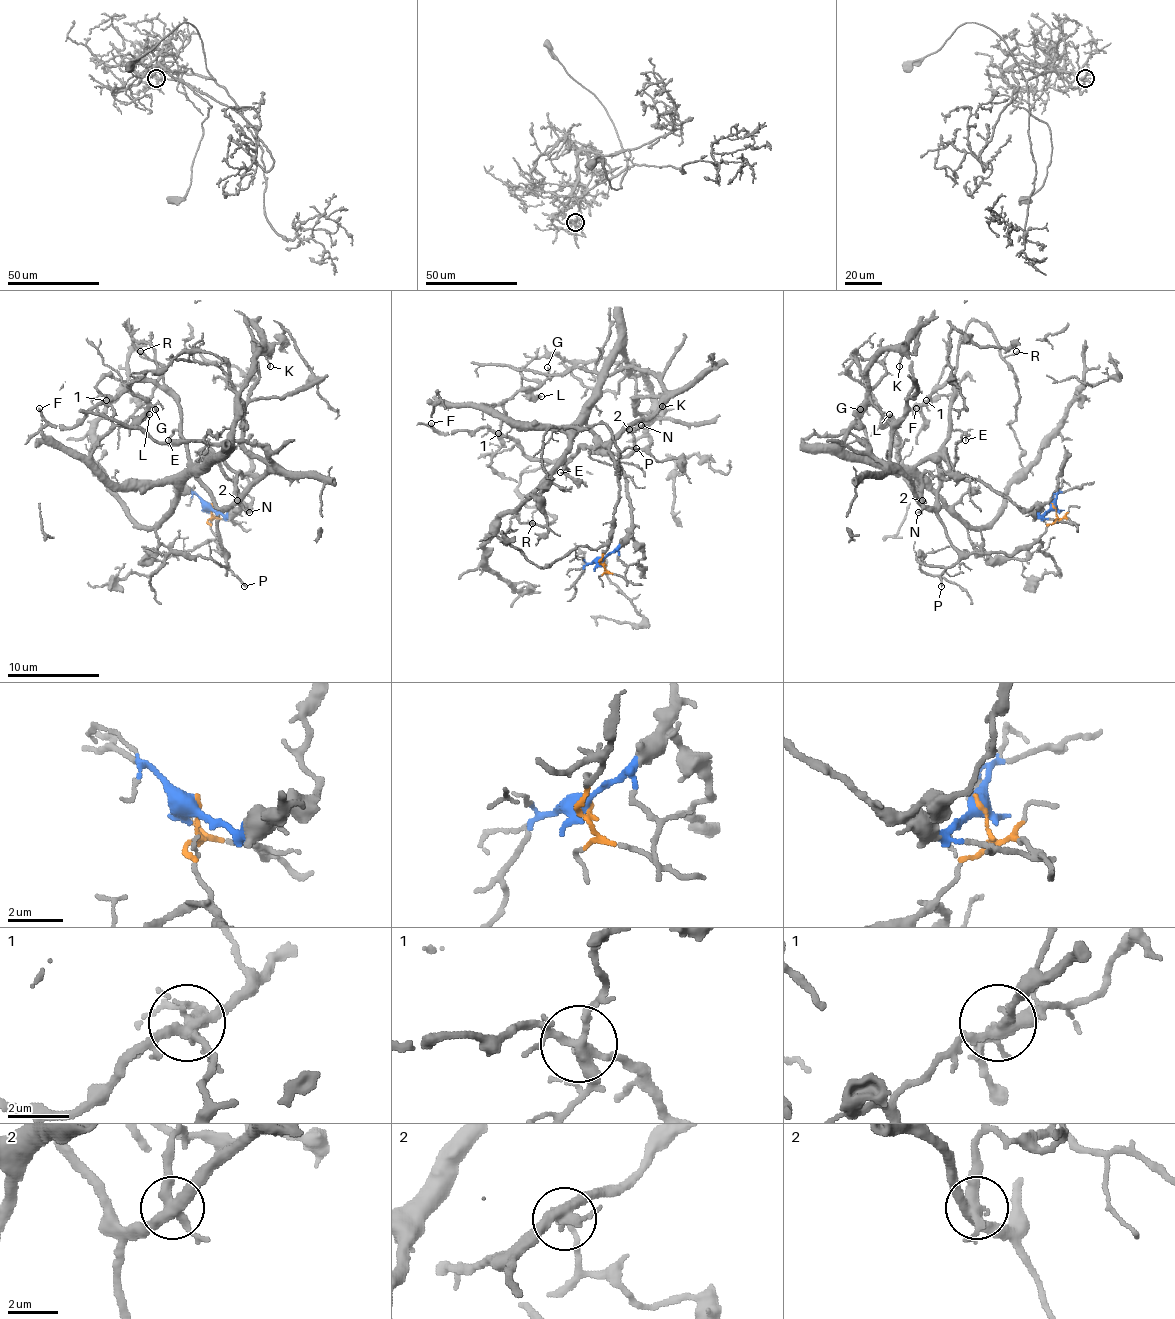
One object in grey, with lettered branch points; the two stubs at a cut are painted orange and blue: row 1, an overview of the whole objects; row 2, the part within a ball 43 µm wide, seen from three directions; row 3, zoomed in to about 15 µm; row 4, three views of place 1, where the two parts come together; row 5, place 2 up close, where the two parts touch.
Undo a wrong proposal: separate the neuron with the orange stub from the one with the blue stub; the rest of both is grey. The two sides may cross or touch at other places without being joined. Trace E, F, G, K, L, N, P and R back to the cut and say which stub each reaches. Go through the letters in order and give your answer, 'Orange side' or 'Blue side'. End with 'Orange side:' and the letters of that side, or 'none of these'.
E: Orange side
F: Orange side
G: Blue side
K: Blue side
L: Blue side
N: Blue side
P: Orange side
R: Orange side
Orange side: E, F, P, R

